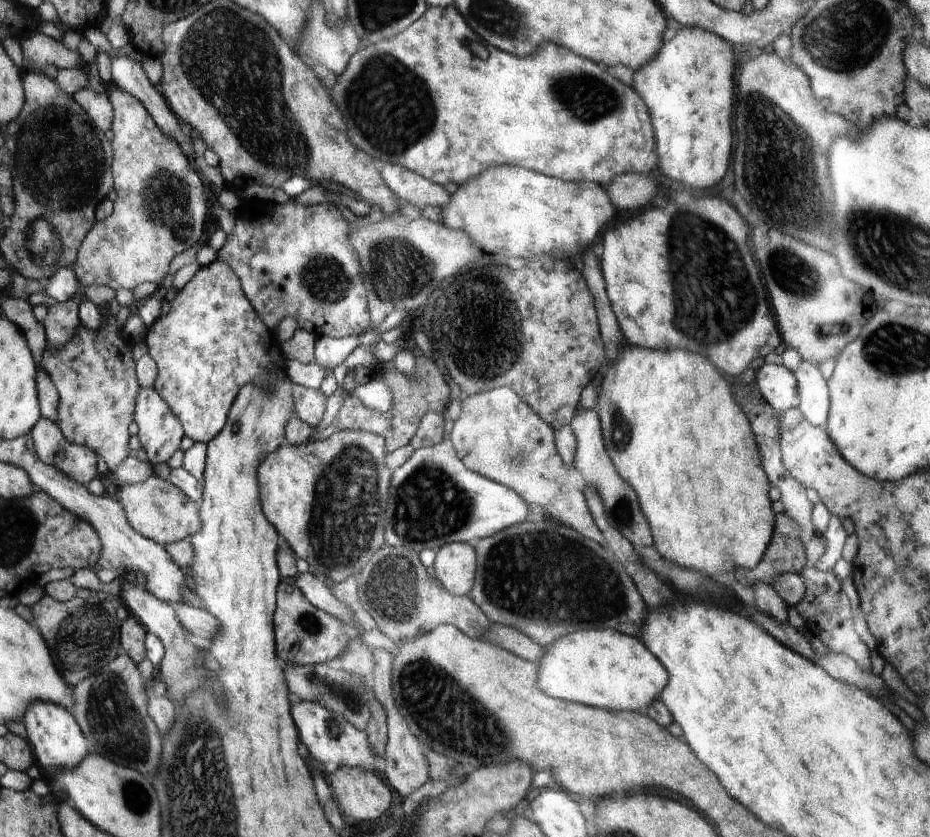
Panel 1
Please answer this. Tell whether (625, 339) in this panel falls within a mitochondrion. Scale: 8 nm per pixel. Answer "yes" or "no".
no

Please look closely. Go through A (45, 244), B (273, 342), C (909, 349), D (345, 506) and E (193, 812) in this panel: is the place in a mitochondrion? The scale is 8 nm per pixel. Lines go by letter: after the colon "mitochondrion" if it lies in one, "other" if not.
A: mitochondrion
B: other
C: mitochondrion
D: mitochondrion
E: mitochondrion

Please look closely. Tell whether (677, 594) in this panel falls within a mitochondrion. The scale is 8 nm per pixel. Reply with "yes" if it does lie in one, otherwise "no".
no

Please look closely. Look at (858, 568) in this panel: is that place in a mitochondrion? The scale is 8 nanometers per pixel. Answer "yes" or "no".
no

